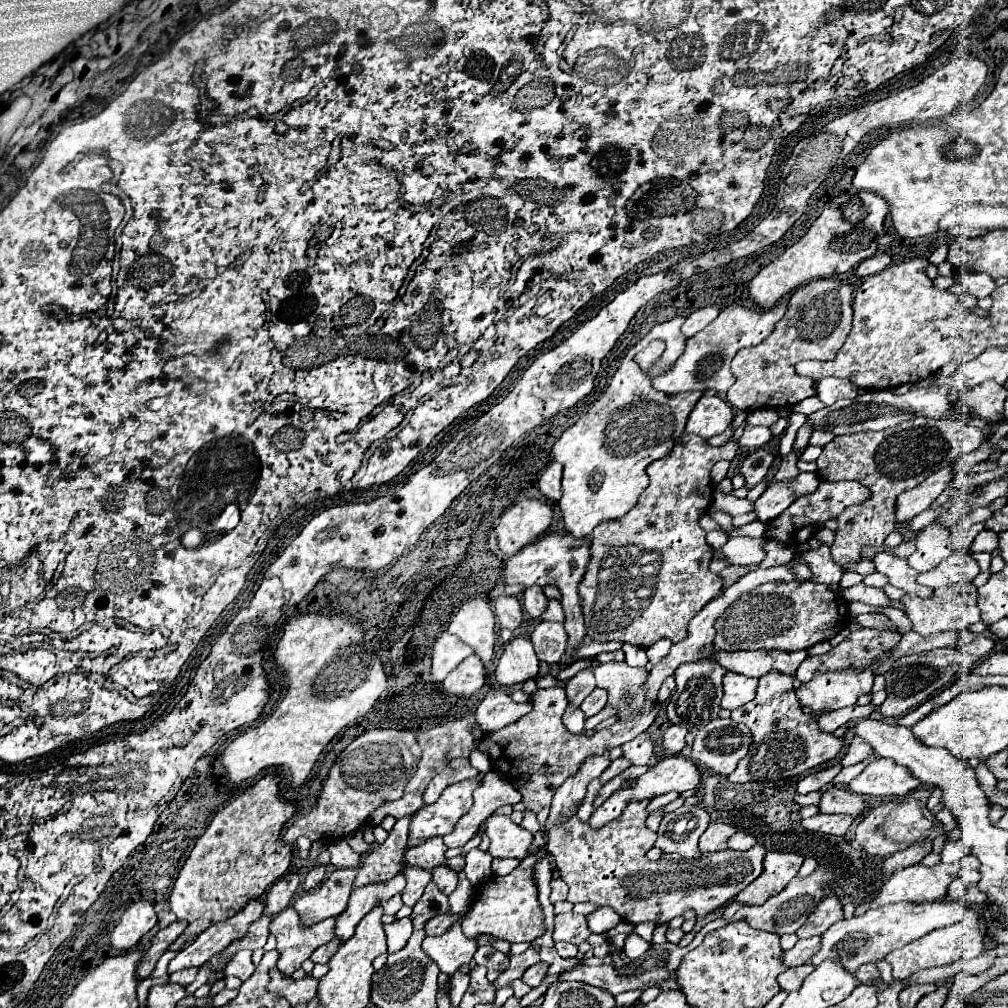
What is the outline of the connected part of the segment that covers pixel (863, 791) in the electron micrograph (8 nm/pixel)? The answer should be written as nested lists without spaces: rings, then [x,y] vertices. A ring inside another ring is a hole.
[[[878,759],[866,765],[866,769],[850,781],[850,791],[860,795],[874,795],[874,797],[896,797],[902,799],[910,791],[920,785],[906,767],[896,765],[892,759]]]

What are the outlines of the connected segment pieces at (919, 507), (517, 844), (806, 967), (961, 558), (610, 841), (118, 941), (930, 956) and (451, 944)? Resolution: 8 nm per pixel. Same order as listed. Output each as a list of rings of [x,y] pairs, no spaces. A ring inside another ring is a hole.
[[[954,465],[942,467],[940,471],[932,473],[924,483],[916,485],[914,489],[904,491],[898,495],[898,505],[896,505],[896,521],[910,521],[918,513],[930,507],[930,503],[950,487],[950,481],[954,477]]]
[[[490,815],[486,819],[484,833],[490,839],[488,853],[500,859],[502,857],[516,857],[516,859],[526,857],[528,847],[534,839],[530,831],[512,823],[510,817],[500,817],[500,815]]]
[[[804,963],[800,967],[790,967],[786,969],[784,973],[778,975],[778,983],[784,991],[798,991],[802,987],[802,981],[814,971],[814,965],[812,963]]]
[[[956,553],[932,571],[926,571],[926,573],[916,571],[916,583],[930,587],[930,597],[932,597],[936,589],[962,583],[962,581],[972,581],[978,573],[980,573],[980,567],[970,553]]]
[[[650,799],[628,803],[618,819],[600,829],[592,829],[588,821],[580,821],[576,815],[560,819],[550,829],[548,851],[570,887],[570,903],[592,901],[612,907],[628,923],[652,921],[662,925],[688,909],[694,909],[700,917],[712,913],[762,873],[764,845],[754,845],[748,851],[706,853],[700,859],[686,861],[648,861],[646,853],[654,839],[654,831],[644,825],[648,803]]]
[[[136,901],[132,903],[120,923],[116,925],[116,929],[112,931],[112,947],[118,951],[128,951],[132,947],[138,945],[138,941],[158,923],[156,919],[156,911],[152,907],[152,903],[148,901]]]
[[[956,923],[952,927],[942,927],[936,931],[930,931],[928,935],[906,943],[904,947],[890,951],[886,955],[886,961],[892,965],[892,975],[894,979],[902,981],[908,979],[912,973],[916,973],[918,969],[926,969],[926,967],[938,967],[938,965],[950,965],[958,959],[974,959],[984,951],[984,935],[976,929],[966,927],[964,923]]]
[[[466,916],[457,921],[444,935],[426,937],[422,943],[422,949],[438,963],[440,971],[446,975],[454,975],[462,965],[470,963],[478,949],[478,943],[468,939],[462,931],[461,923],[464,917]]]

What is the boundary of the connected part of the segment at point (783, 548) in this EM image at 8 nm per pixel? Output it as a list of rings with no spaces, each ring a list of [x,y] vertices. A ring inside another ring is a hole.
[[[769,541],[764,546],[766,557],[758,565],[759,568],[770,568],[789,563],[794,556],[794,545],[784,545],[776,541]]]

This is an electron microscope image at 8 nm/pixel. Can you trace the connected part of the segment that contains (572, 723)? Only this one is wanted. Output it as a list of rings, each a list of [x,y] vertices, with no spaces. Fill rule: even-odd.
[[[568,705],[568,709],[564,711],[564,717],[562,721],[566,723],[566,727],[572,731],[572,733],[582,733],[584,731],[584,713],[580,711],[580,707],[572,707]]]

